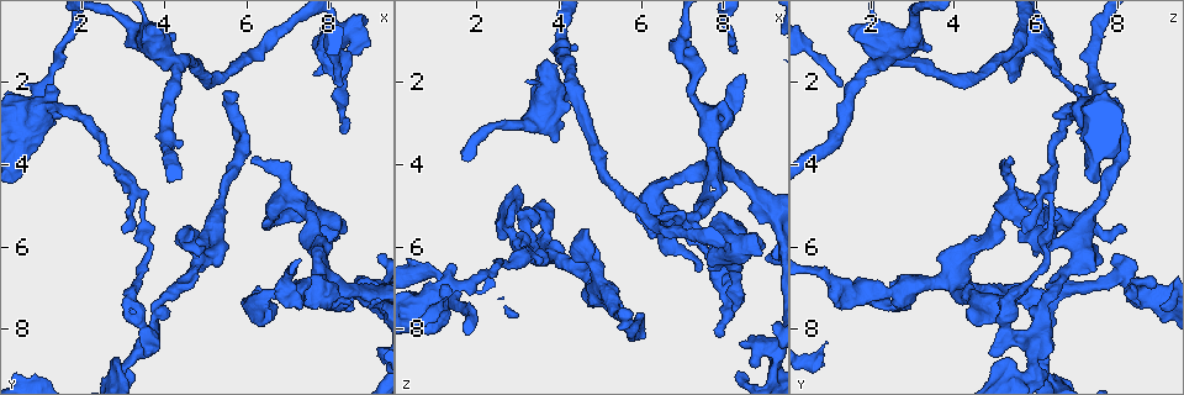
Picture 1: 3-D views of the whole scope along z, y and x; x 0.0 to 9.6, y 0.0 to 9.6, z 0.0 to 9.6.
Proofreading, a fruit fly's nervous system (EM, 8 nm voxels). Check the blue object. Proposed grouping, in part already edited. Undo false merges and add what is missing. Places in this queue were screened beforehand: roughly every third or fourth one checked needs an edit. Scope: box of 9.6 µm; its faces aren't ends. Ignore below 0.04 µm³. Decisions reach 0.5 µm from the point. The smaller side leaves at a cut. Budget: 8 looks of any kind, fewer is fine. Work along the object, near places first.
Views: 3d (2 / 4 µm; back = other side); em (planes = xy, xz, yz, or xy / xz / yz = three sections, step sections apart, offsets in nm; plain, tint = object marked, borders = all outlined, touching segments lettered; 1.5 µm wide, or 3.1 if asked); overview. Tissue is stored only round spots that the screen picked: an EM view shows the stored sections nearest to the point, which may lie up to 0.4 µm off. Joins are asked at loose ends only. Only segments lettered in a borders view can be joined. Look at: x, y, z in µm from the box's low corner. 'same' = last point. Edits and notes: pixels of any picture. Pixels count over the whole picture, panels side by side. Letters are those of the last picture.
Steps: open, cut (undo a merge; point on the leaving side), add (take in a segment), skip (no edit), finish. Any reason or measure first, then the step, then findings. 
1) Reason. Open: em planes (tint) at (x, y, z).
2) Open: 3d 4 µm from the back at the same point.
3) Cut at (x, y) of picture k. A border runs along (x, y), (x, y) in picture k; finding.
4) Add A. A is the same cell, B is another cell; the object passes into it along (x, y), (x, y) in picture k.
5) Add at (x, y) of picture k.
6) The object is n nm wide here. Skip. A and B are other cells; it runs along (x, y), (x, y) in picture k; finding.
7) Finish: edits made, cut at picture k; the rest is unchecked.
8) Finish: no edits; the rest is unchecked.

Abrupt turn. Open: 3d 4 µm at (8.15, 0.85, 6.05).

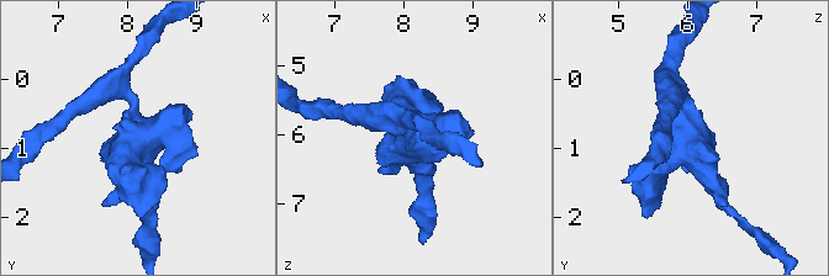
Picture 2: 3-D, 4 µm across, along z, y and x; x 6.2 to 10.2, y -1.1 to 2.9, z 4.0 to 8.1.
Open: em xz step 4 (tint) at (8.10, 0.80, 6.00).

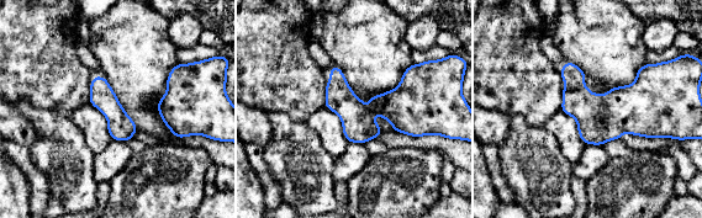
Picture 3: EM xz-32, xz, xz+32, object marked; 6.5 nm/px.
Another direction. Open: em xy step 8 (borders) at the same point.

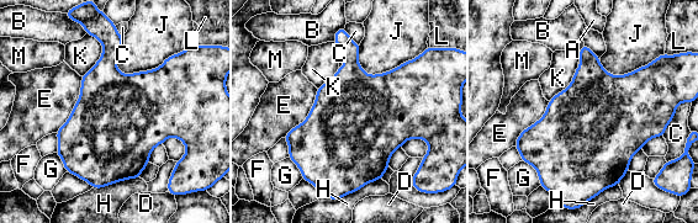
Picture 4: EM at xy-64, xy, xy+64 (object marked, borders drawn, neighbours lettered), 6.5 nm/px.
Skip. A, B, C, D, E, F, G, H, J, K, L and M are other cells; a border runs along (86, 32), (102, 53), (82, 77) in picture 4; continuous, no second neuron.

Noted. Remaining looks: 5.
Branch stops here. Open: 3d 2 µm at (5.55, 6.00, 7.55).

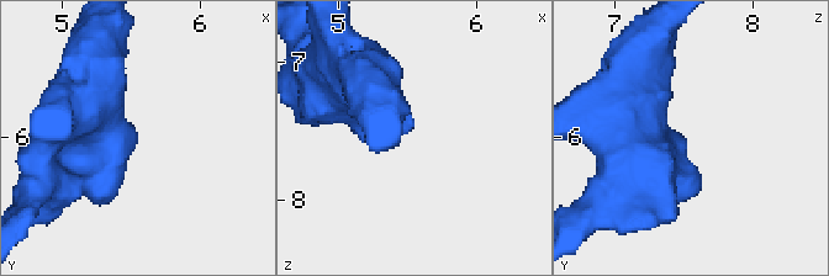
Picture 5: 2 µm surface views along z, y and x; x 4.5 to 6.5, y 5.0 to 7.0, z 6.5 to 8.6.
Need the tissue. Open: em xy step 8 (tint) at (5.48, 6.04, 7.50).

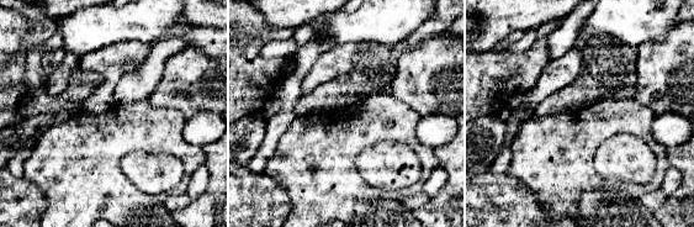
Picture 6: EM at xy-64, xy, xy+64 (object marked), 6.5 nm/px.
Open: em planes (borders) at the same point.

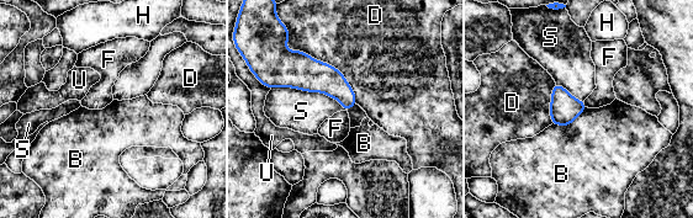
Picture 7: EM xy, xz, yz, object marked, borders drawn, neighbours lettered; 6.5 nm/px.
The longest contact is with D, 600 nm. Skip. B, D, F, H, S and U are other cells; a border runs along (586, 107), (570, 123), (551, 125) in picture 7; no lettered segment goes on from it.

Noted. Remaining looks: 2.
Sharp bend. Open: 3d 4 µm from the back at (3.20, 7.25, 5.40).

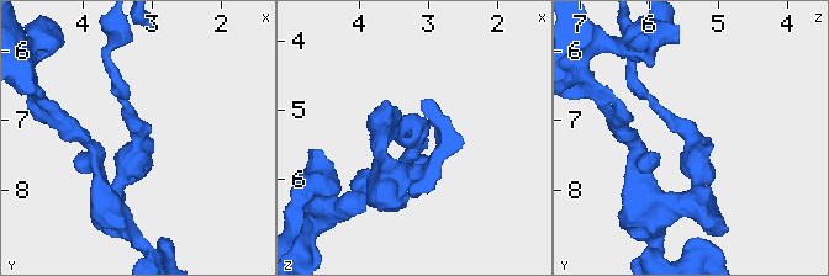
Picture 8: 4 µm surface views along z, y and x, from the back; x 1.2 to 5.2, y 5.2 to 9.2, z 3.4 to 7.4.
Now the EM. Open: em 3.1 µm yz step 8 (borders) at (3.15, 7.15, 5.40).

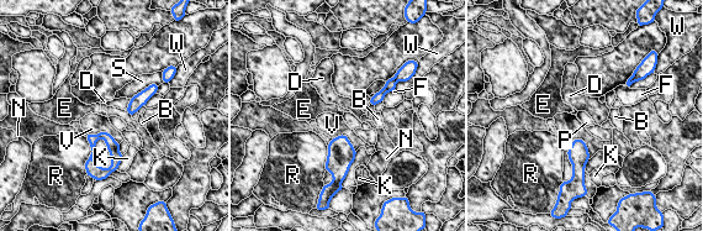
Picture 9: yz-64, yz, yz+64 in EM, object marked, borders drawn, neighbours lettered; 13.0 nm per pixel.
Skip. B, D, E, F, K, N, P, R, S, V and W are other cells; continuous, no second neuron.

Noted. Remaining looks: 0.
Finish: no edits; the rest is unchecked.

